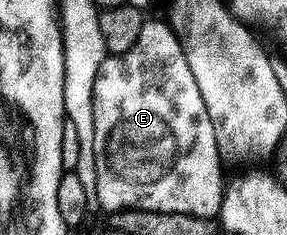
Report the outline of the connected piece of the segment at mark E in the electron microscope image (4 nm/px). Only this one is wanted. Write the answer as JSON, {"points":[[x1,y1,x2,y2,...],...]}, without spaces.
{"points":[[145,19,142,34,138,34,138,42,126,50,121,56,105,55,102,66,94,78,92,91,94,106,94,158,96,159,96,191,94,200,105,208,105,213,121,212,124,208,141,208,142,210,158,210,159,212,177,212,194,216,219,217,220,203,224,200,226,179,220,173,220,151,216,128,212,125,210,114,206,114,206,102,202,102,202,94,198,90,198,82,194,82,194,74,190,70,190,62,184,53,184,45,180,37,175,35,167,23,160,20]]}

